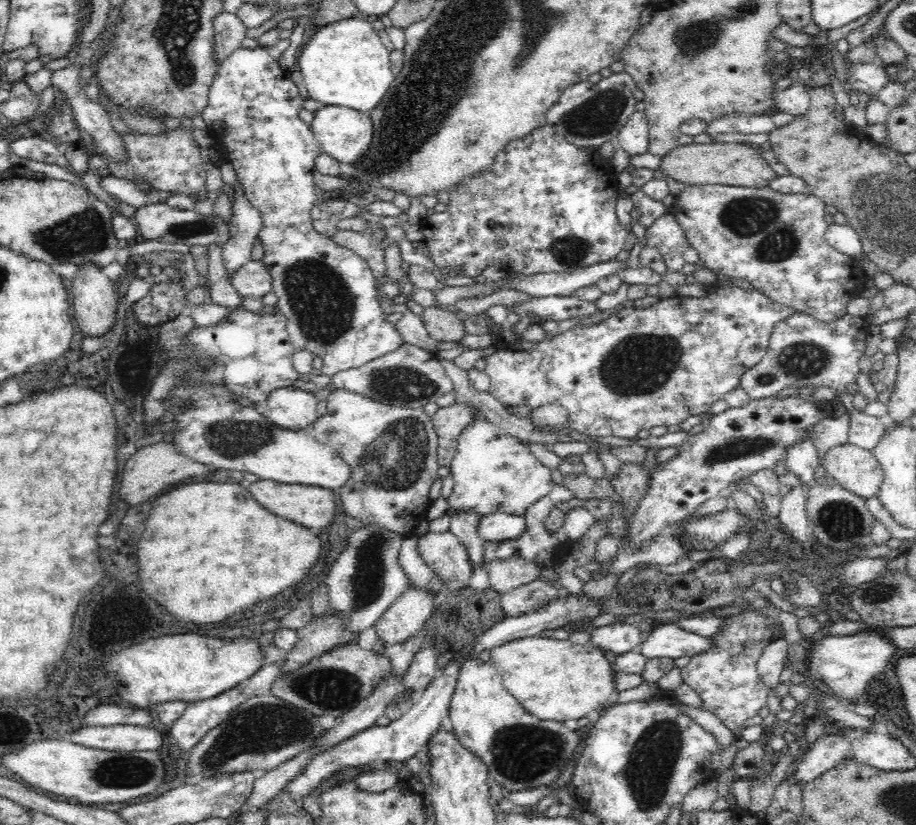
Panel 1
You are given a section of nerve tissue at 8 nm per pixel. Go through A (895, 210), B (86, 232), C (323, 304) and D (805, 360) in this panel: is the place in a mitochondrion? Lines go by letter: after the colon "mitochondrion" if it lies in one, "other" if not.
A: mitochondrion
B: mitochondrion
C: mitochondrion
D: mitochondrion

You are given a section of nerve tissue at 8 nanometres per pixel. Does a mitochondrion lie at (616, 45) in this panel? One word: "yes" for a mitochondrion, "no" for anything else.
no

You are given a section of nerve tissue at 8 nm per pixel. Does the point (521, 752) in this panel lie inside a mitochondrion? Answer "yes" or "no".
yes

